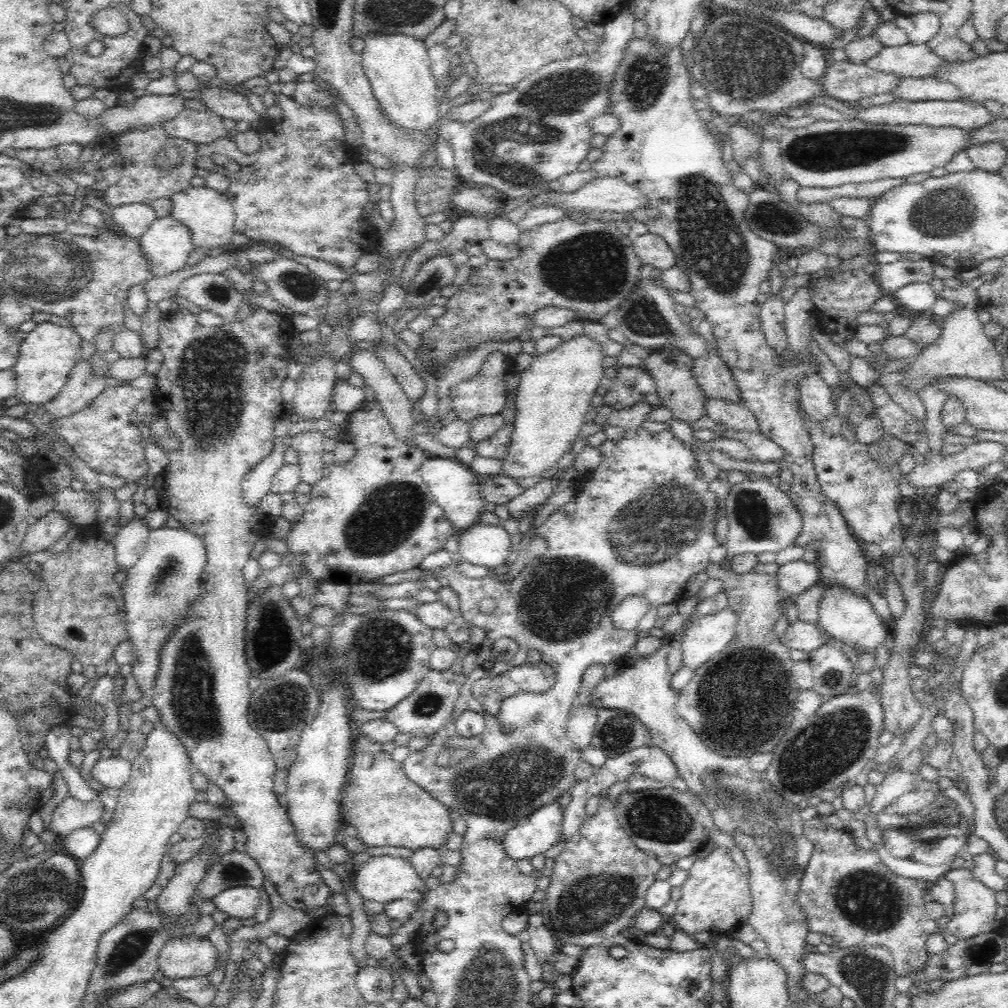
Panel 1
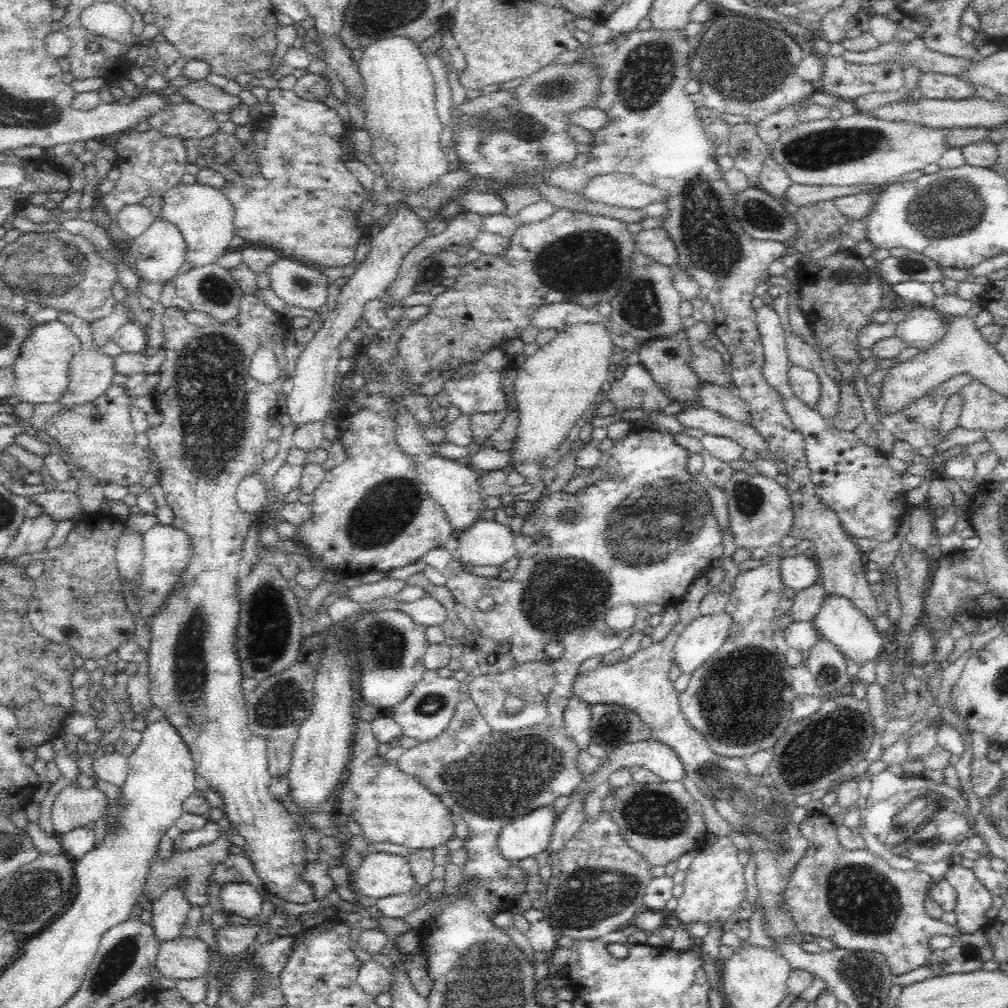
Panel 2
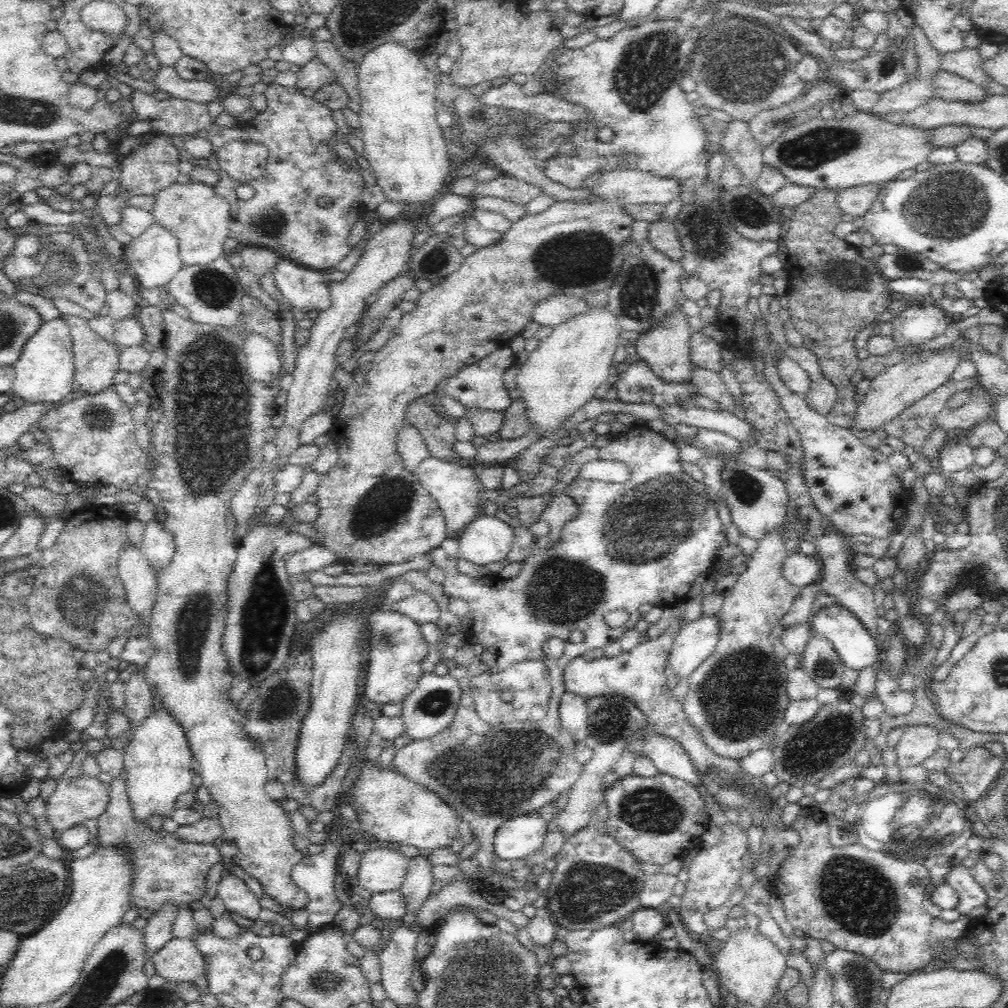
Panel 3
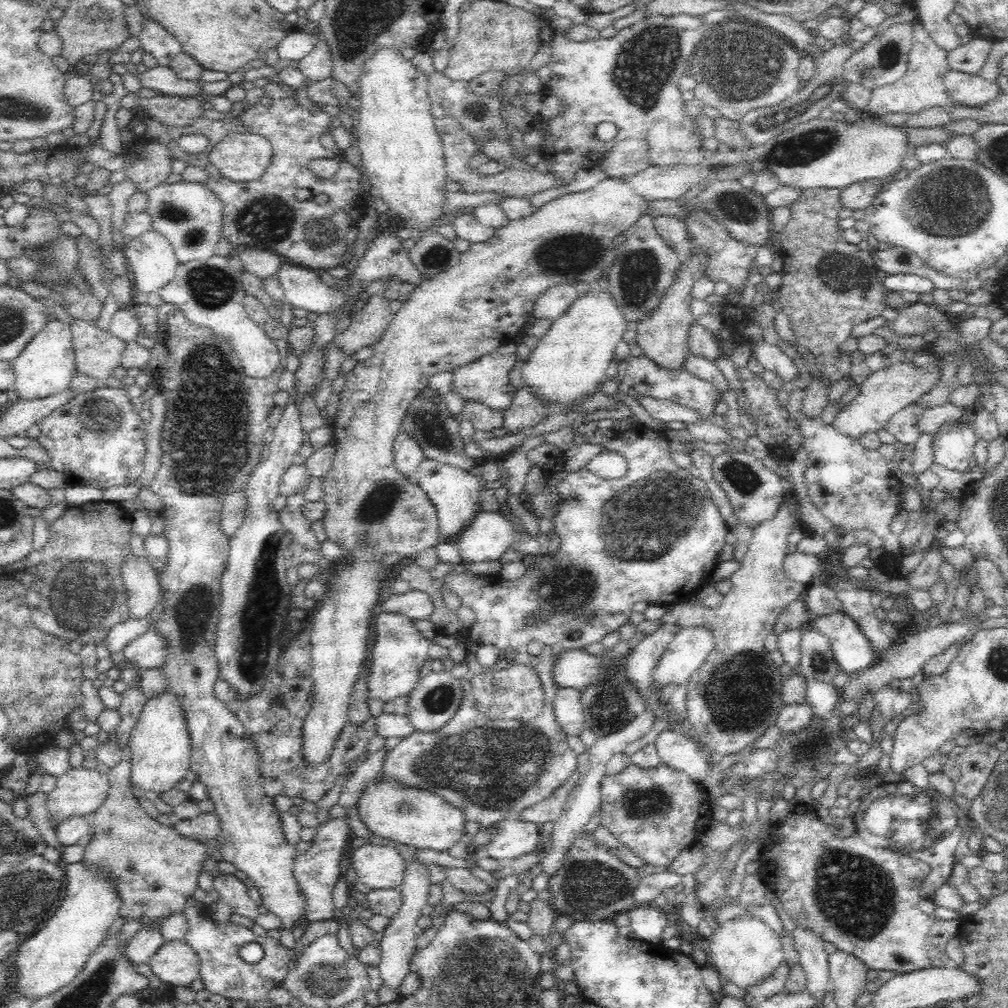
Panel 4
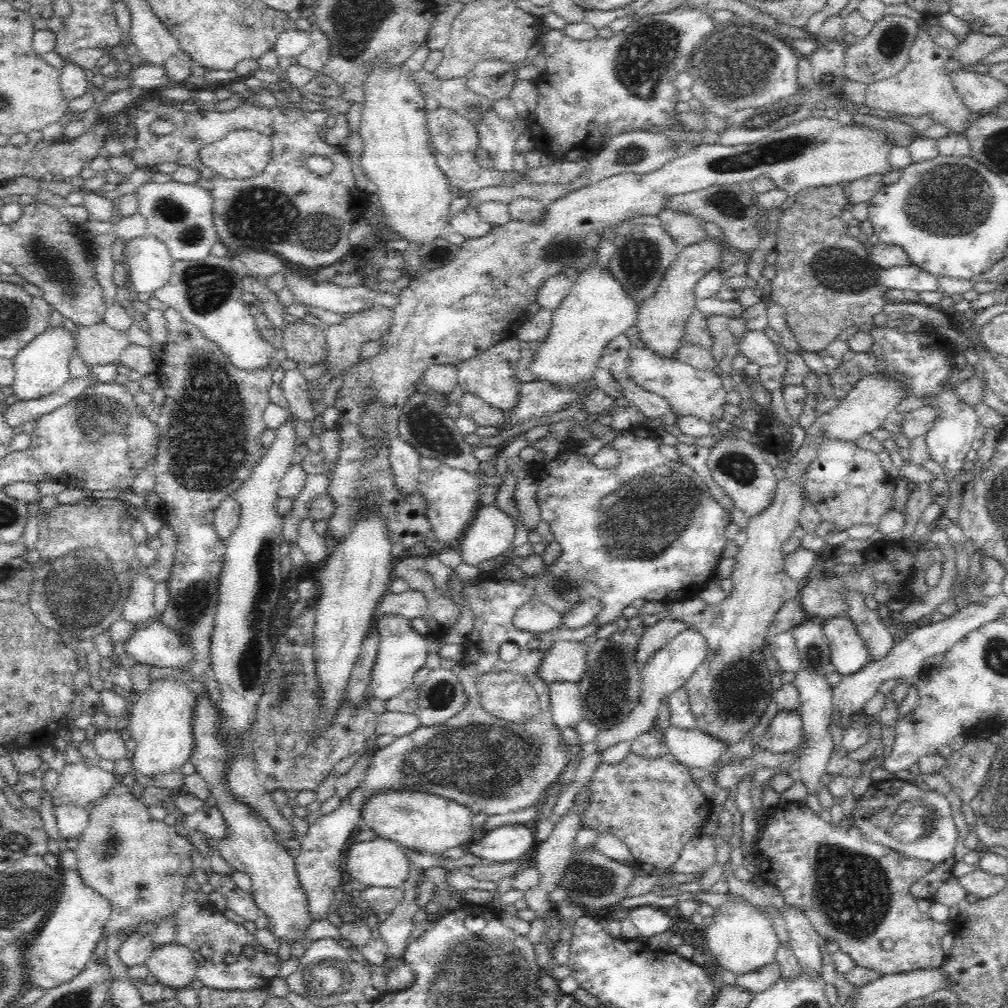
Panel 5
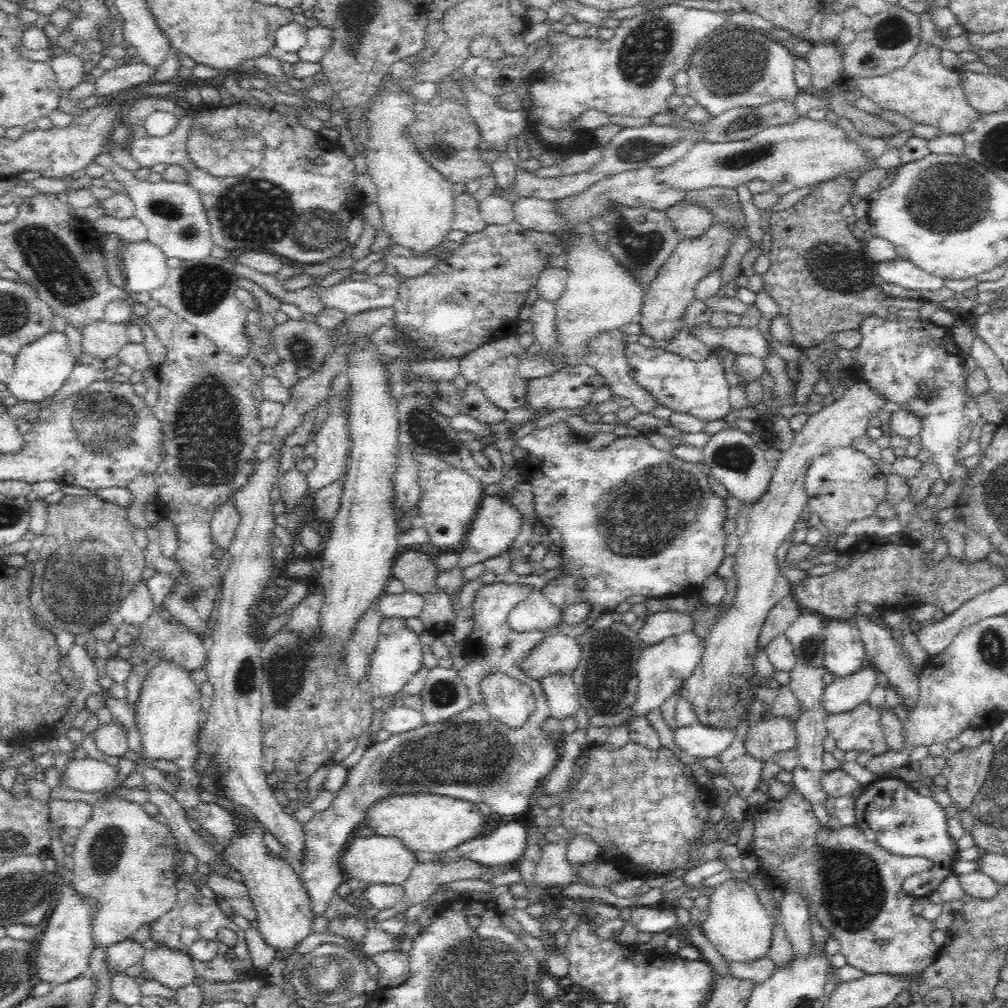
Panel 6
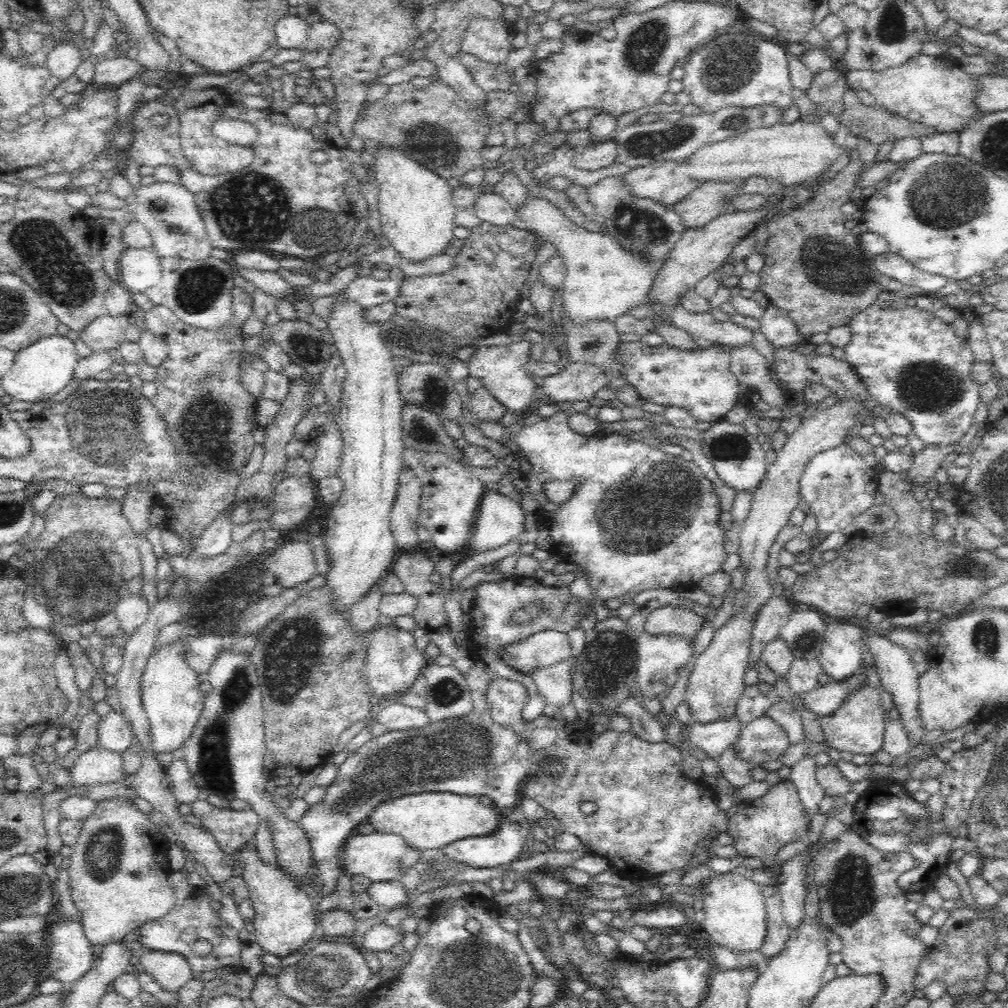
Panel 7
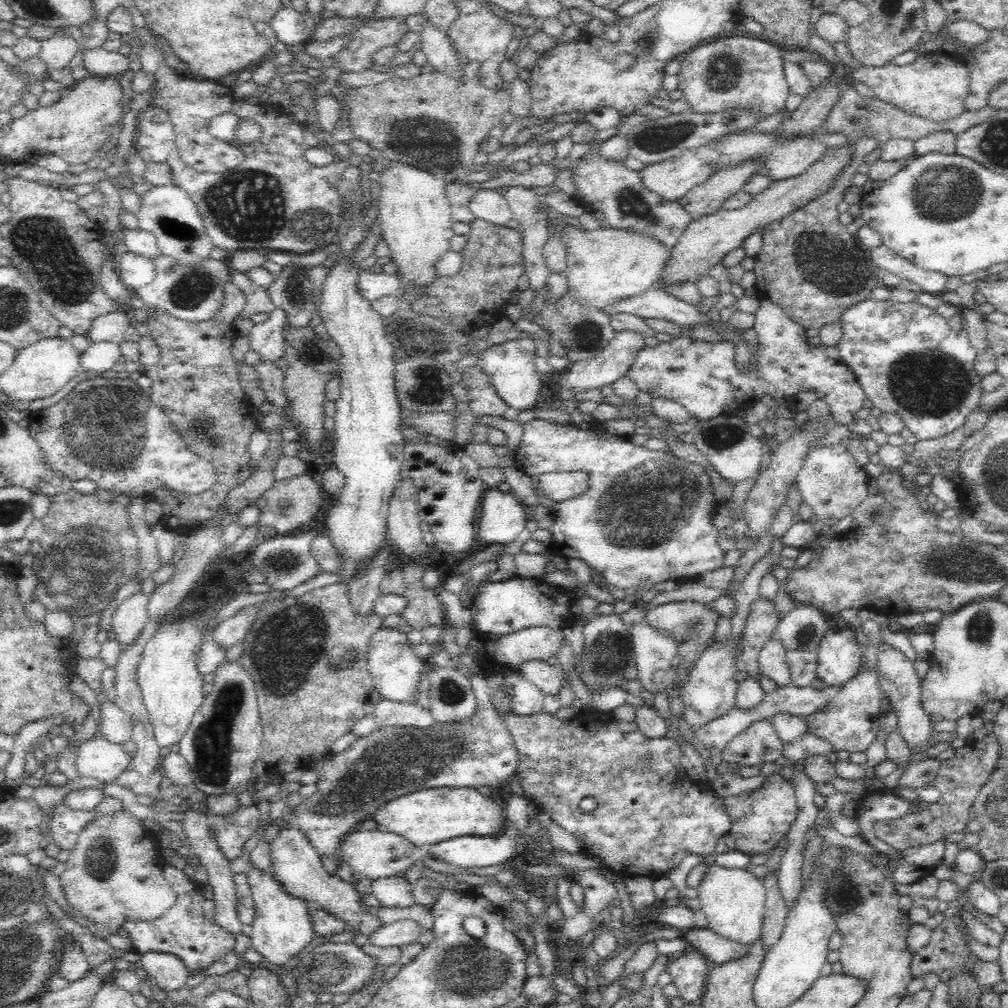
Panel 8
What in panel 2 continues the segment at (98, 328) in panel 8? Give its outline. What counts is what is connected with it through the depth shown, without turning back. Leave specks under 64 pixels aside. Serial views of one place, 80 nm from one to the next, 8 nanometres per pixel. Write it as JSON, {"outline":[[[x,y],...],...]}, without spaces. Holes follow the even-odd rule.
{"outline":[[[59,313],[56,319],[62,322],[62,324],[69,326],[81,342],[81,349],[76,353],[69,367],[66,390],[60,396],[60,400],[58,400],[58,403],[62,406],[61,410],[72,410],[72,408],[78,408],[78,406],[84,406],[84,404],[93,402],[94,399],[98,398],[98,396],[113,384],[112,376],[115,374],[114,359],[96,349],[94,329],[91,329],[88,323],[68,313]]]}

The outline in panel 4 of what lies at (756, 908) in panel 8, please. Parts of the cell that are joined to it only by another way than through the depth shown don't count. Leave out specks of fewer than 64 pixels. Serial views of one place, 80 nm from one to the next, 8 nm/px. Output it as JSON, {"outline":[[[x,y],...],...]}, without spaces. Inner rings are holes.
{"outline":[[[734,917],[720,923],[716,932],[705,940],[708,964],[718,972],[720,984],[728,982],[747,994],[750,987],[771,977],[783,963],[784,953],[780,937],[757,917]]]}

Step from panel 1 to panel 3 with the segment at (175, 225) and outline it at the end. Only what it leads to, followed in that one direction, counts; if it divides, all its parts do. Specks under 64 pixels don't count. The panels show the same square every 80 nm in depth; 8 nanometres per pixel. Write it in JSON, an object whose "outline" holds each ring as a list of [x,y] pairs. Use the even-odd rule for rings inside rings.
{"outline":[[[155,222],[146,232],[133,238],[128,244],[123,246],[122,252],[125,264],[134,272],[136,280],[144,288],[167,286],[184,267],[180,259],[178,237],[165,226],[160,226]]]}

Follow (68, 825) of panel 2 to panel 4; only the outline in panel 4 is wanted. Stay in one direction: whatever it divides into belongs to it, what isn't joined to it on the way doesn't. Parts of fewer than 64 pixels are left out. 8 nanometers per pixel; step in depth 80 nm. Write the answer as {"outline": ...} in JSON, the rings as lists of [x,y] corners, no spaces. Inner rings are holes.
{"outline":[[[70,767],[57,778],[55,789],[47,795],[50,820],[57,828],[68,819],[92,816],[106,800],[107,775],[83,767]]]}

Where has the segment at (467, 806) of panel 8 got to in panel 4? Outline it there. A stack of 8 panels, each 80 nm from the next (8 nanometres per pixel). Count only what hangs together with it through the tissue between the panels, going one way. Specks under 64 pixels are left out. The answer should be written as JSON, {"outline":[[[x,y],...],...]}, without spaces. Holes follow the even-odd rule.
{"outline":[[[381,773],[368,782],[355,806],[358,818],[366,828],[382,838],[414,846],[442,852],[452,848],[459,839],[465,838],[464,815],[459,808],[448,804],[439,794],[412,788],[393,778],[383,778]]]}

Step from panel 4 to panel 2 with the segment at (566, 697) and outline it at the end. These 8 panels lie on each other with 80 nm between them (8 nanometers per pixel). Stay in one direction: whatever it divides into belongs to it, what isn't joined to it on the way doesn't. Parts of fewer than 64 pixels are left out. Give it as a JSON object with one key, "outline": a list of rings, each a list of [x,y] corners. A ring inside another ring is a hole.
{"outline":[[[574,695],[569,701],[563,714],[565,732],[577,745],[577,749],[588,749],[591,744],[591,704]]]}

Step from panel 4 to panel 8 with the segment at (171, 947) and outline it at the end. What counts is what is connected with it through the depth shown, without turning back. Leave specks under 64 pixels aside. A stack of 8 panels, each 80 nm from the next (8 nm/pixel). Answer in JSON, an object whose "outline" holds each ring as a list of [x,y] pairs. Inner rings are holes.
{"outline":[[[145,952],[141,955],[140,962],[142,968],[164,991],[181,989],[191,975],[184,961],[172,954]]]}

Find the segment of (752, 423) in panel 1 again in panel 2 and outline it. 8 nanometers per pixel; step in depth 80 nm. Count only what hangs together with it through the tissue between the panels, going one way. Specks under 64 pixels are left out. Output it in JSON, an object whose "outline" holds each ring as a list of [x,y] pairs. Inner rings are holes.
{"outline":[[[700,383],[699,399],[702,407],[708,408],[722,417],[730,417],[744,425],[751,425],[752,415],[748,406],[736,394],[710,383]]]}

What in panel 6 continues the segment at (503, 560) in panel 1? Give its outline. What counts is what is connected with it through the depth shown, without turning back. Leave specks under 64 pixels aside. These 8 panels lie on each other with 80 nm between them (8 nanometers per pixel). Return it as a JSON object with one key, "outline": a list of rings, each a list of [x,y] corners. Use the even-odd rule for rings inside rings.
{"outline":[[[492,495],[484,496],[475,519],[471,522],[471,527],[458,549],[458,572],[460,568],[474,566],[478,562],[490,560],[508,550],[519,535],[521,524],[520,512],[512,506],[510,501],[502,501],[499,497]]]}

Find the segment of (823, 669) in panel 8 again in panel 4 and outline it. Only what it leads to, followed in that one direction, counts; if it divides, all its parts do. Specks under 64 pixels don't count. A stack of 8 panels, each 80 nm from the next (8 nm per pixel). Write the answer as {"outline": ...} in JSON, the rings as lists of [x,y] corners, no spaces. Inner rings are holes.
{"outline":[[[843,611],[813,618],[811,626],[830,642],[834,659],[842,672],[852,676],[876,664],[879,656],[872,649],[872,643]]]}

